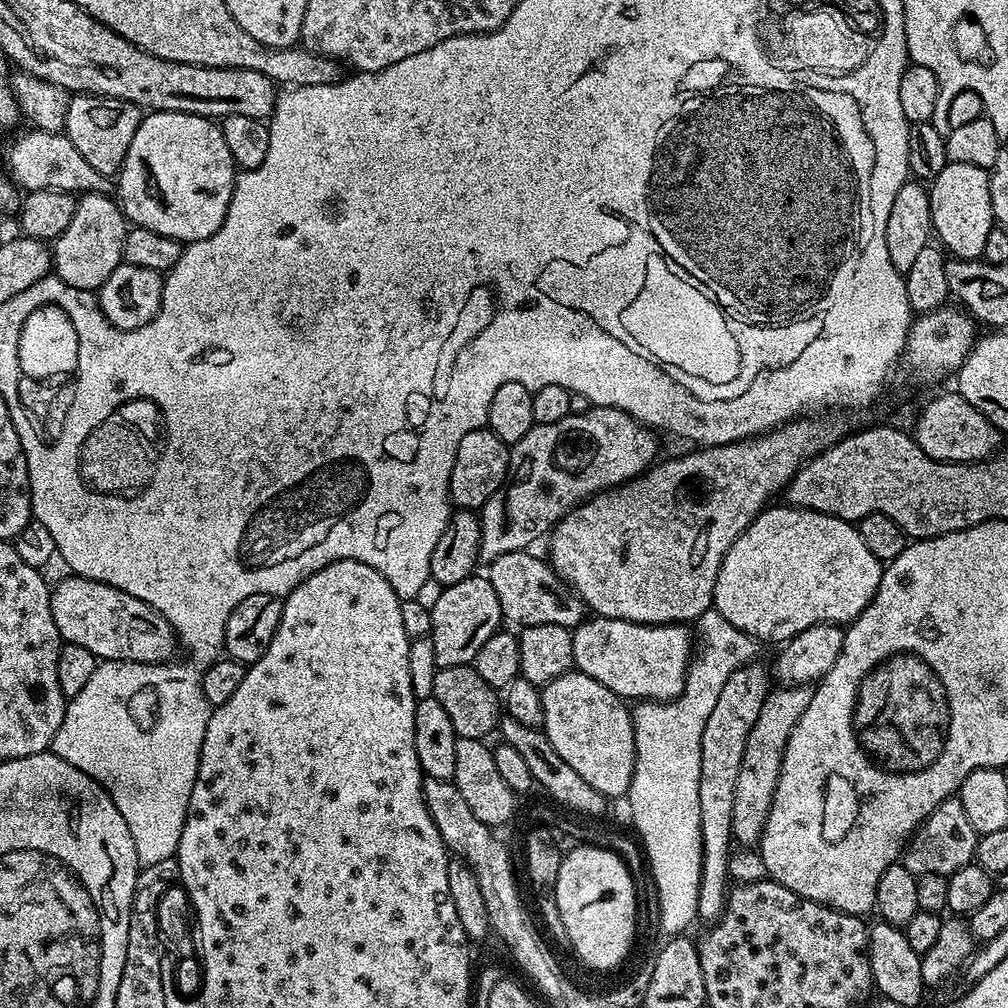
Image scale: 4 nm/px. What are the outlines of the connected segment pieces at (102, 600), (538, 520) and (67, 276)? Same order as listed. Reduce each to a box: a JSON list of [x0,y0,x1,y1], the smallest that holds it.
[[50,574,177,664],[479,406,657,562],[51,192,130,293]]

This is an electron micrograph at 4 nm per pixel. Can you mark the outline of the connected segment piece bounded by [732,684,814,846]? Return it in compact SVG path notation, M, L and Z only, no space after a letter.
M786 684L776 686L769 691L750 734L746 737L746 746L742 753L742 762L735 783L732 839L738 845L759 845L760 835L766 826L770 806L774 802L775 788L778 786L782 762L786 754L786 742L798 726L798 718L806 714L810 698L814 691L812 684Z

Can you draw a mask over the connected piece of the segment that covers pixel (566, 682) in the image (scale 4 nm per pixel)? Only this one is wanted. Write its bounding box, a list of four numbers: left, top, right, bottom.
[542,670,636,798]

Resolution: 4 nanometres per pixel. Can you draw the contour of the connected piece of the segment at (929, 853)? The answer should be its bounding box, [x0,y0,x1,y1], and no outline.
[902,798,977,877]

